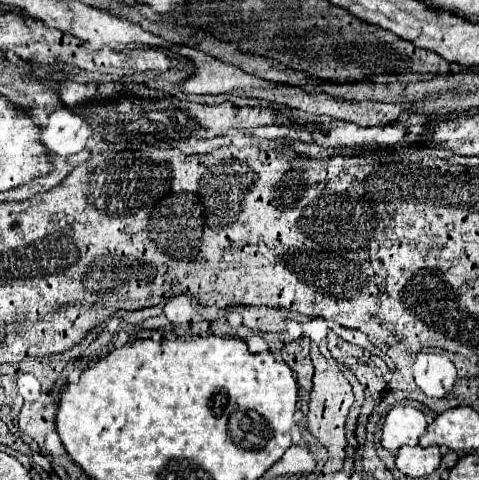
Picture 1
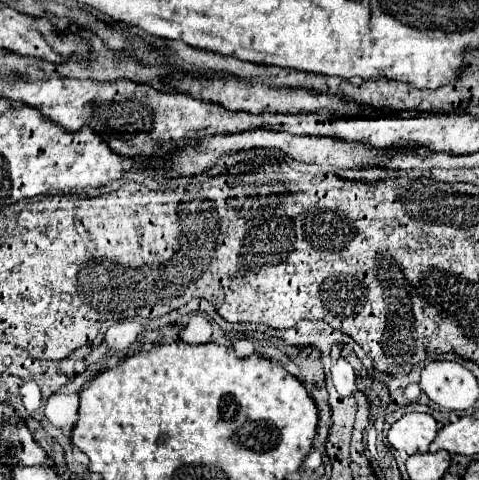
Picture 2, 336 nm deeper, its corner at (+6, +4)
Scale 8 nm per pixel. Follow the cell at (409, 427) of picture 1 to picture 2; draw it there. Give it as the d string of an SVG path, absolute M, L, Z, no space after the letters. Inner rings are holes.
M407 413L387 431L389 443L405 455L425 453L435 437L437 421L427 413Z

